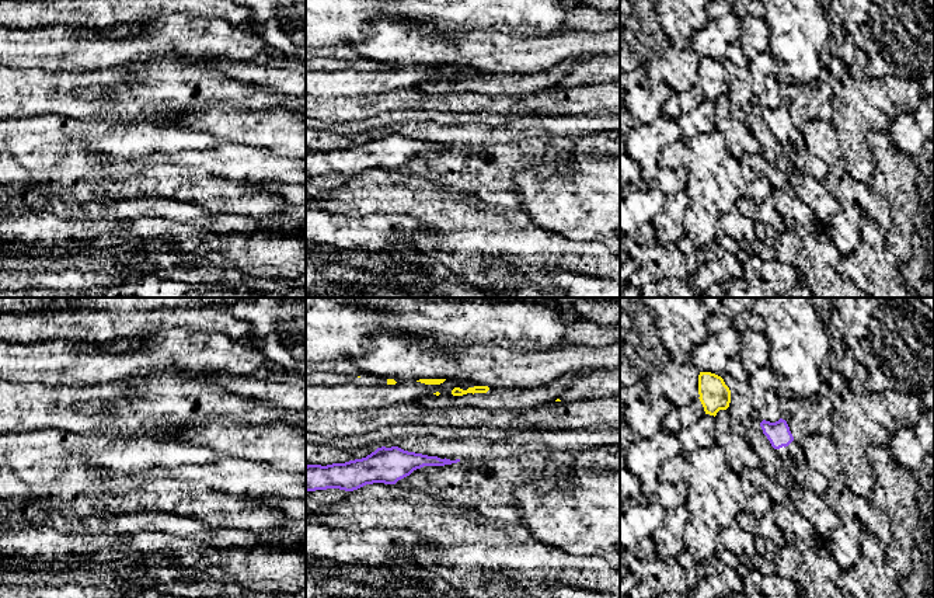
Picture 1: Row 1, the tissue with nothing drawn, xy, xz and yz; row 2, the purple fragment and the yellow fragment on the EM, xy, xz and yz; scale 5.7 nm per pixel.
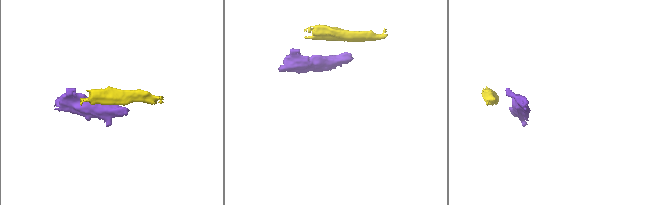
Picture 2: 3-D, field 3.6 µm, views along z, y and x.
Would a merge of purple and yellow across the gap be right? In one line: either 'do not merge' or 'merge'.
do not merge

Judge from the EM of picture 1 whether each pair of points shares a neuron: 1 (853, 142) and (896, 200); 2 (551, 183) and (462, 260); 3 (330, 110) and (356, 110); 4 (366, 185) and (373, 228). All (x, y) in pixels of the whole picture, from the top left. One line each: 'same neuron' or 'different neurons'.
1: different neurons
2: different neurons
3: same neuron
4: different neurons

